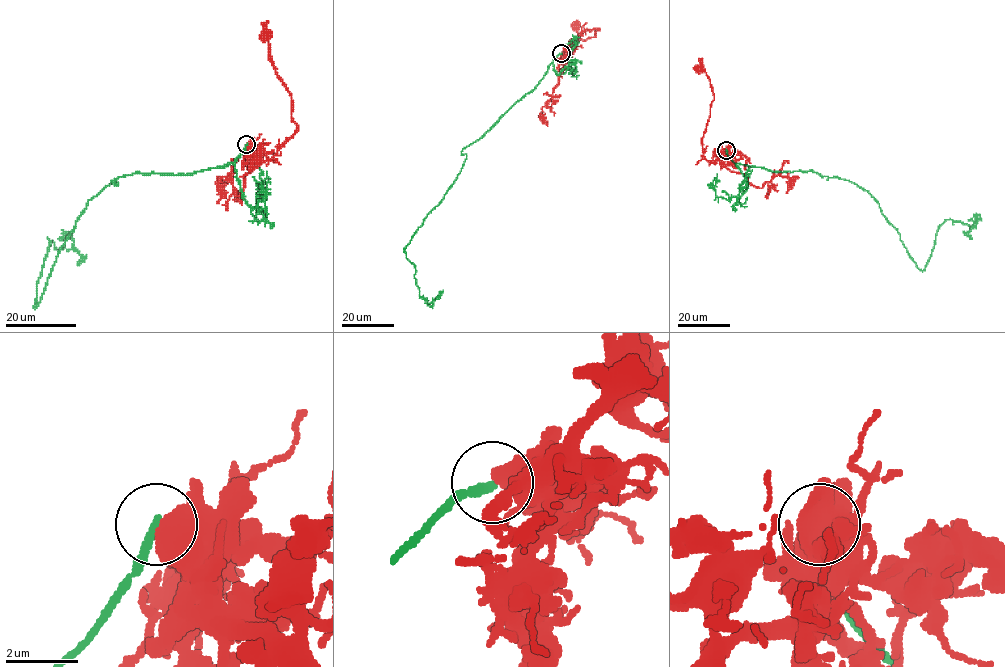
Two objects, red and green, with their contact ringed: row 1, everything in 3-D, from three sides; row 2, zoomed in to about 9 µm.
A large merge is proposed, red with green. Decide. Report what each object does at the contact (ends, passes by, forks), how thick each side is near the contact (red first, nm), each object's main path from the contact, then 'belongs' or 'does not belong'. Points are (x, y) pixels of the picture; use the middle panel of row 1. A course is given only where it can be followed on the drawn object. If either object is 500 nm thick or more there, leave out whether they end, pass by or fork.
700 nm thick on the red side, 240 nm on the other; red runs (561, 53), (584, 30), (599, 30), (594, 37), (583, 41), (574, 25); green runs (561, 53), (533, 90), (463, 149), (457, 178), (404, 249), (420, 297), (432, 306), (441, 295), (436, 299); does not belong

